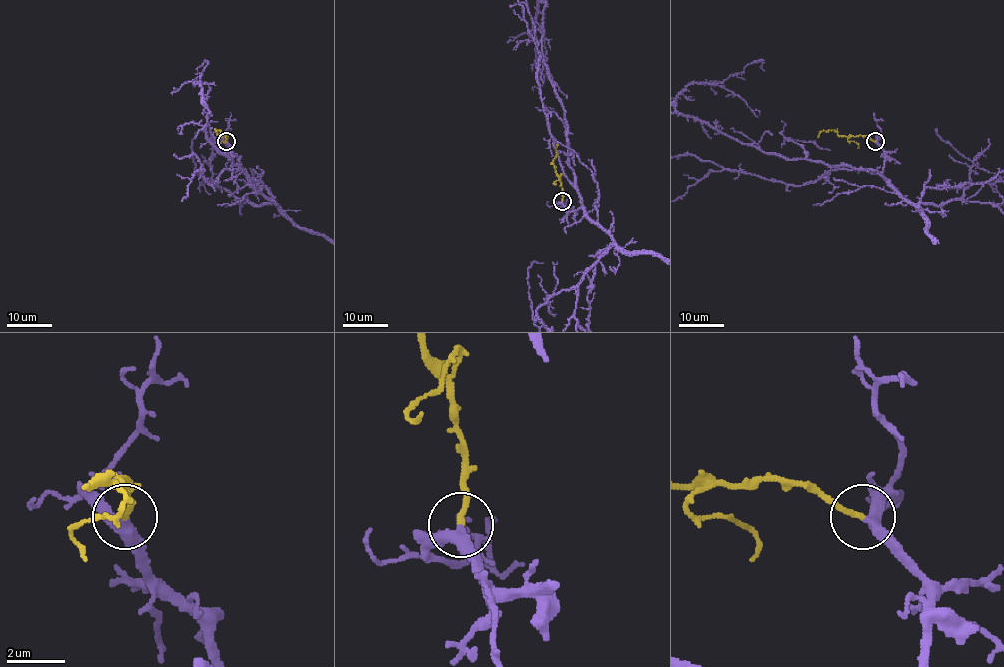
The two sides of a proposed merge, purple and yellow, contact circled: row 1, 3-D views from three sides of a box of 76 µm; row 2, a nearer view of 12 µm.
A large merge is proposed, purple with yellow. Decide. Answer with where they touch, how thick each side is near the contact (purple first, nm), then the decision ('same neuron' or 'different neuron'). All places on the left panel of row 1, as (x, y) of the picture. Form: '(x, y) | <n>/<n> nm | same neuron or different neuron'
(226, 141) | 400/190 nm | same neuron

